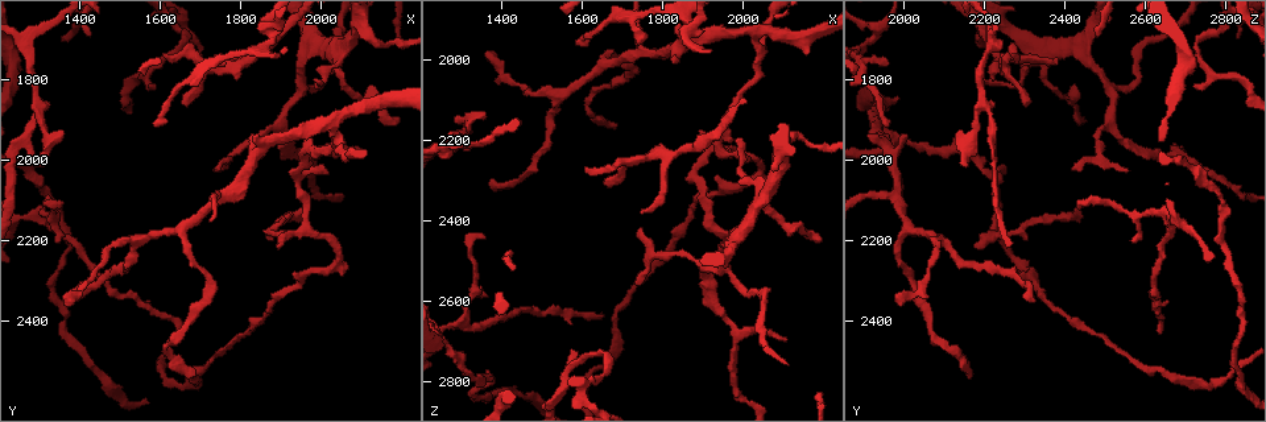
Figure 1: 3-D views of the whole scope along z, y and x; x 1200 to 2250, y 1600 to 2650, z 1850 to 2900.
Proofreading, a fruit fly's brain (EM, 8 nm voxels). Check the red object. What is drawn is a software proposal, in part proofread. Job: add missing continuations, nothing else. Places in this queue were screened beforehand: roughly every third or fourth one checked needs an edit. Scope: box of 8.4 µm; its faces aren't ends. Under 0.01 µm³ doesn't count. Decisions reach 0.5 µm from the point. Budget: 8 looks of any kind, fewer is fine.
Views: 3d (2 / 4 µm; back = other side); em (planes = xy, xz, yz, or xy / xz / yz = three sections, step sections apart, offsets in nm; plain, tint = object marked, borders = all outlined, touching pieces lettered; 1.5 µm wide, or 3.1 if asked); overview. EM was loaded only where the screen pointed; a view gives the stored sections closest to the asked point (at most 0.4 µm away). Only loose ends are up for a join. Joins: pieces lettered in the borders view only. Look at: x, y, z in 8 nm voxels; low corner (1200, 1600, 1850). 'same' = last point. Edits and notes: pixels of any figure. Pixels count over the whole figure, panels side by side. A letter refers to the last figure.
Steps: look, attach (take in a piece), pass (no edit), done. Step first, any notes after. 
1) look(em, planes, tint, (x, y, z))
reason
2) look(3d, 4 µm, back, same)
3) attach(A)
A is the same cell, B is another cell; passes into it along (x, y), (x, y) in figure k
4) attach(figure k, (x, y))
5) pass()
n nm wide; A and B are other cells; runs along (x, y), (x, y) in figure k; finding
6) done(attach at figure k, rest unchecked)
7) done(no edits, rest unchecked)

look(em, planes, borders, (1895, 2210, 2175))
thin end

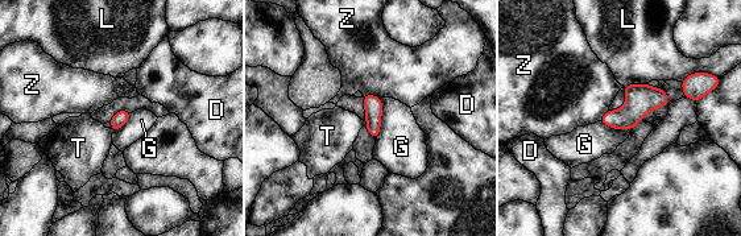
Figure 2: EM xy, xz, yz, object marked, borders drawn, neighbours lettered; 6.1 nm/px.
pass()
D, G, L, T and Z are other cells; border along (363, 94), (375, 94), (380, 98) in figure 2; no lettered piece goes on from it

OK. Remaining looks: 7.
look(em, yz, step 4, borders, (1745, 2020, 2415))
tapers out

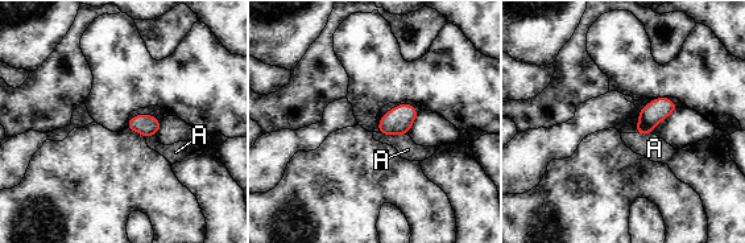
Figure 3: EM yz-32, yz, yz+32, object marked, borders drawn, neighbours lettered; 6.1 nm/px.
pass()
130 nm wide; A is another cell; border along (380, 132), (405, 135) in figure 3; none of them fits

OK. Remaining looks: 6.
look(em, planes, borders, (1370, 2360, 1985))
thin end

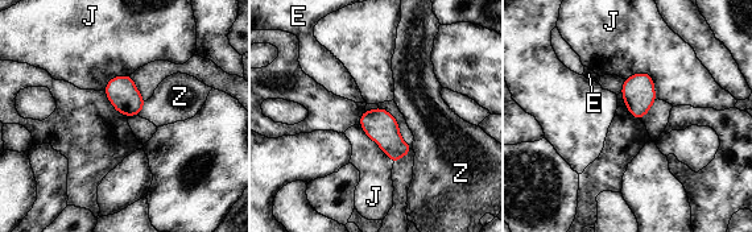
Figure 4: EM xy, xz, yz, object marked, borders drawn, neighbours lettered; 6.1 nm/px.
pass()
180 nm wide; E, J and Z are other cells; border along (145, 102), (137, 114) in figure 4; none of them fits

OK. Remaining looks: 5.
done(no edits, rest unchecked)

